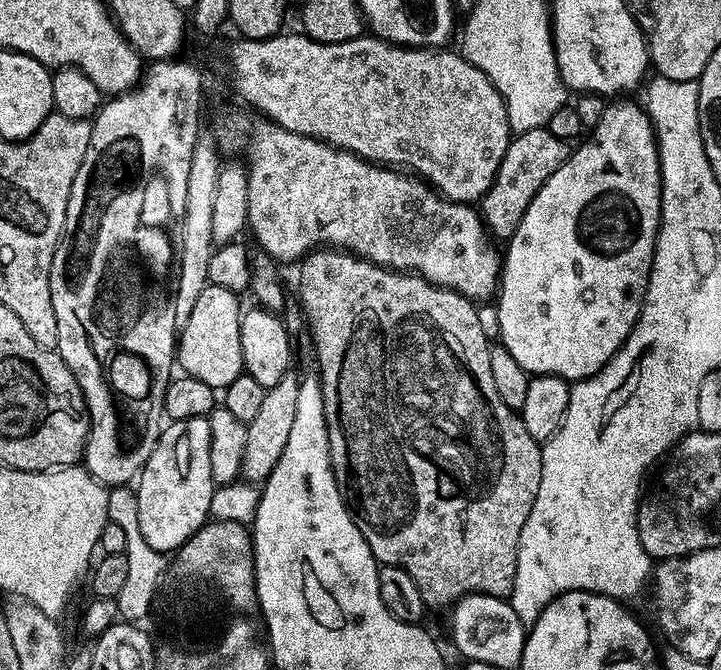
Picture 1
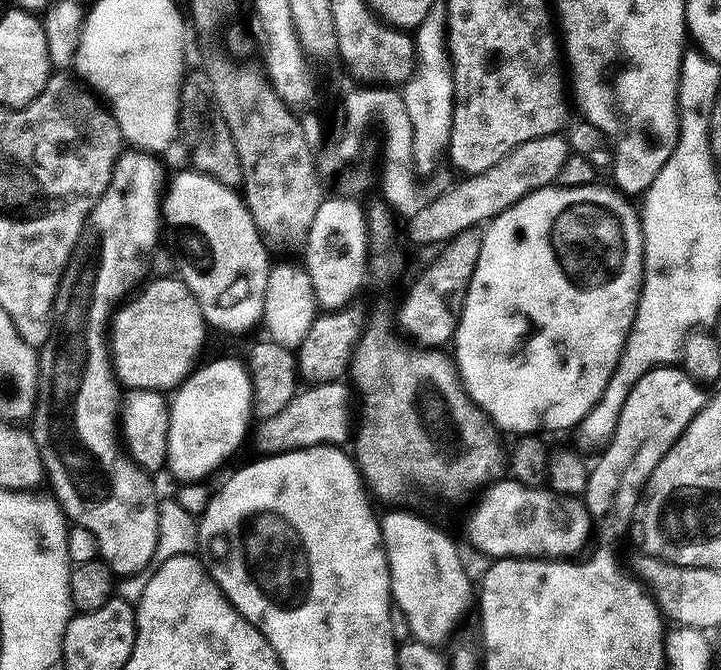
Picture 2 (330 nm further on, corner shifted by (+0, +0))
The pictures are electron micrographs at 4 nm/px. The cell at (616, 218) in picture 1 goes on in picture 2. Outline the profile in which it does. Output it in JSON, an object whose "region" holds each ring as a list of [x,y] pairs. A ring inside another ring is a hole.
{"region":[[[553,186],[551,188],[540,189],[537,192],[530,193],[529,196],[522,197],[517,204],[510,206],[502,214],[498,214],[494,219],[487,221],[486,227],[483,229],[480,238],[478,262],[474,266],[472,281],[468,284],[468,293],[464,296],[464,306],[460,310],[460,320],[456,323],[456,335],[454,337],[456,352],[454,351],[454,363],[456,371],[460,374],[460,383],[463,384],[469,399],[488,416],[489,420],[496,425],[501,433],[516,432],[515,434],[540,434],[543,428],[548,432],[560,432],[563,428],[575,429],[580,421],[584,419],[584,415],[599,402],[602,390],[606,390],[606,382],[610,382],[610,374],[614,374],[616,364],[620,360],[620,352],[624,348],[624,343],[628,337],[628,331],[632,329],[632,320],[636,316],[636,303],[640,301],[640,286],[644,282],[644,238],[642,235],[642,226],[637,219],[636,221],[634,220],[633,214],[622,204],[616,204],[612,208],[613,214],[616,215],[616,220],[576,220],[576,204],[612,204],[615,202],[617,196],[615,191],[612,191],[613,193],[607,192],[604,188],[596,187],[597,186],[566,188],[563,186]]]}

